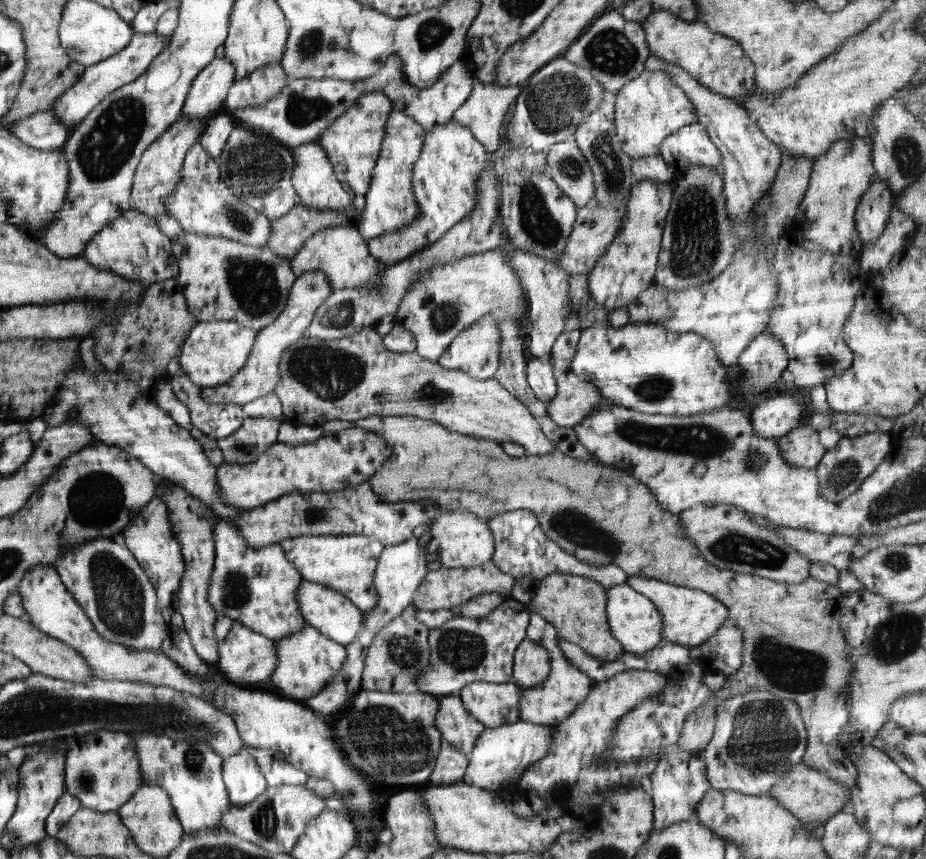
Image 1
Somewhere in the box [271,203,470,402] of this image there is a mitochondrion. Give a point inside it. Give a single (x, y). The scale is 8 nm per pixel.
(444, 316)

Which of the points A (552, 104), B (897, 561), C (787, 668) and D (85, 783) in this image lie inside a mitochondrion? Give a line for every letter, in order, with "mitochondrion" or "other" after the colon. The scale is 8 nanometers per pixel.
A: mitochondrion
B: mitochondrion
C: mitochondrion
D: mitochondrion

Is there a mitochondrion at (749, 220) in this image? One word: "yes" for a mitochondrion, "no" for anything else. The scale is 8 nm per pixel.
yes

